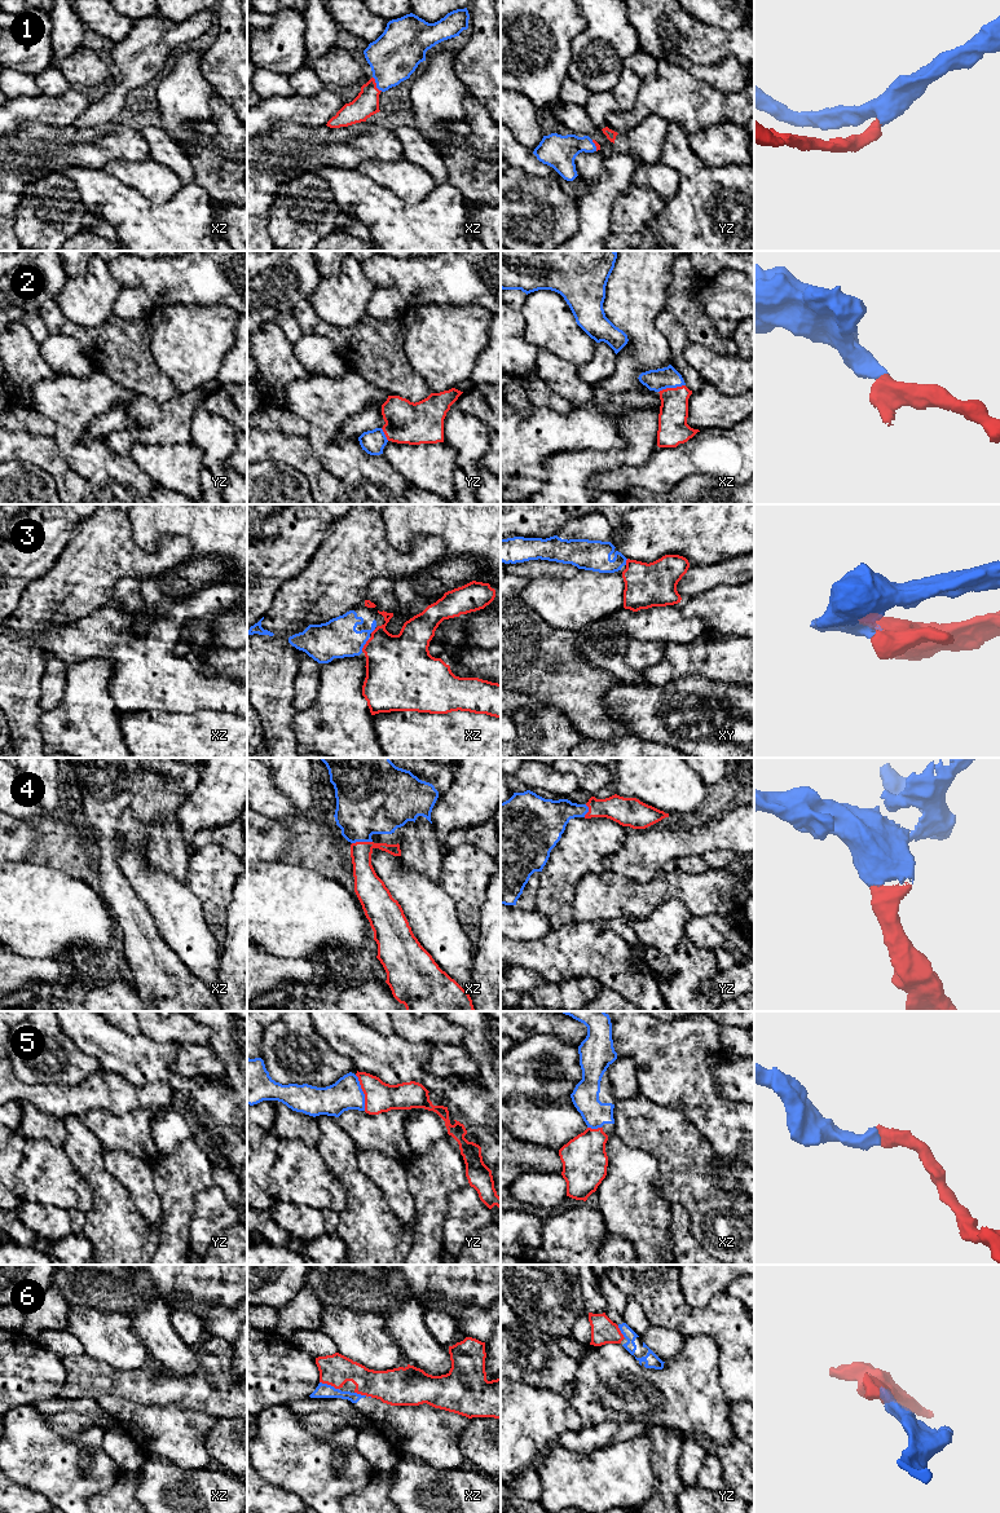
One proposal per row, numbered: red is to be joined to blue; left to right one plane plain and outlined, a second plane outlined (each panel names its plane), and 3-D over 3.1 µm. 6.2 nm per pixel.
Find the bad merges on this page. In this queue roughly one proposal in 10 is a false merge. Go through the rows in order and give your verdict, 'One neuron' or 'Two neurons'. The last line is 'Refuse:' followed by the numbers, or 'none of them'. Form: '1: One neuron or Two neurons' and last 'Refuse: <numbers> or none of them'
1: One neuron
2: One neuron
3: One neuron
4: One neuron
5: One neuron
6: One neuron
Refuse: none of them

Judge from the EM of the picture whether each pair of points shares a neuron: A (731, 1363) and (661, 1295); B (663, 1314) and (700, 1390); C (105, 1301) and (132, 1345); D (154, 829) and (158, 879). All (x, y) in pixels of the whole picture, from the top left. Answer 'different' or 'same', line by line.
A: same
B: different
C: different
D: different

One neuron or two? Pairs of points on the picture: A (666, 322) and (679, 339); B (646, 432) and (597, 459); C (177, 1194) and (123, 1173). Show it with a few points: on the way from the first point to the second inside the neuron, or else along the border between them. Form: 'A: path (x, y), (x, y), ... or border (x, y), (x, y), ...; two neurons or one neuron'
A: path (669, 326), (675, 335); one neuron
B: path (637, 445), (626, 455), (609, 459); one neuron
C: border (150, 1164), (161, 1214); two neurons

